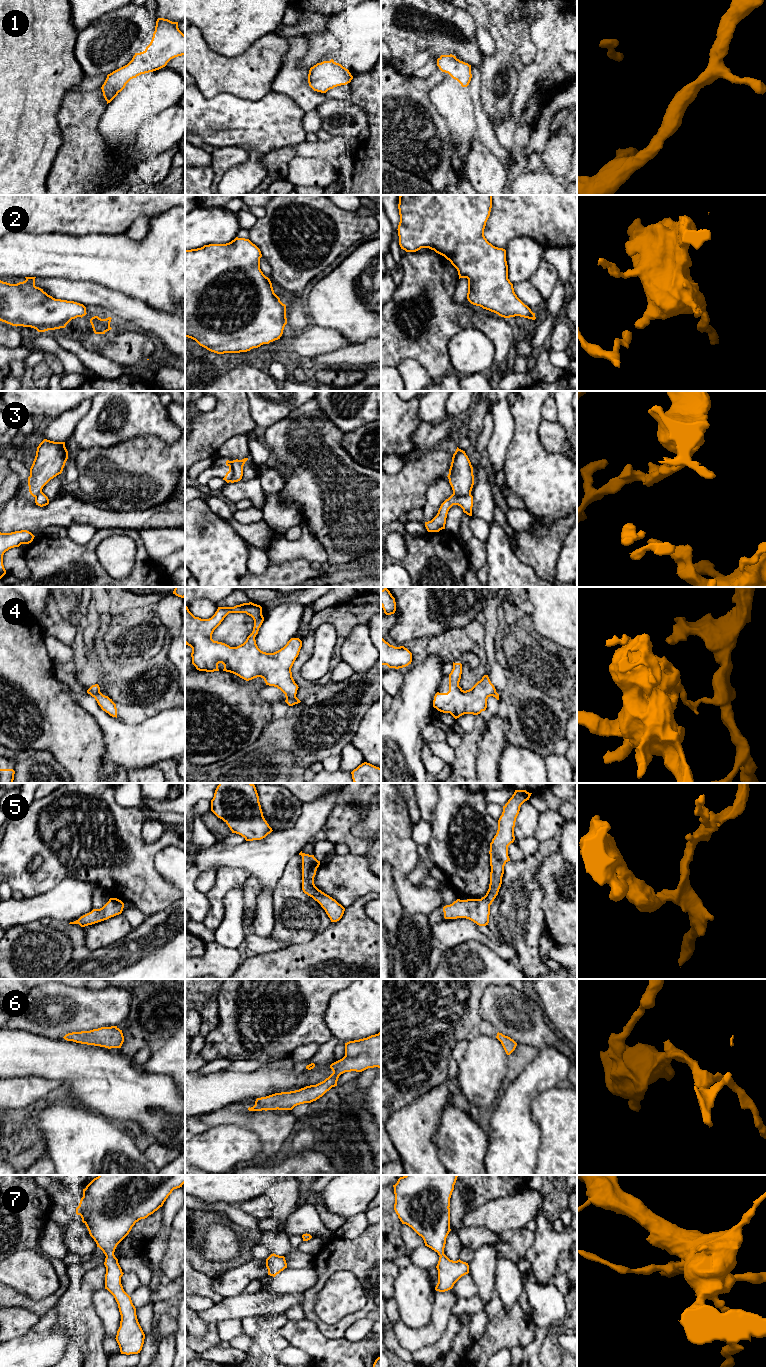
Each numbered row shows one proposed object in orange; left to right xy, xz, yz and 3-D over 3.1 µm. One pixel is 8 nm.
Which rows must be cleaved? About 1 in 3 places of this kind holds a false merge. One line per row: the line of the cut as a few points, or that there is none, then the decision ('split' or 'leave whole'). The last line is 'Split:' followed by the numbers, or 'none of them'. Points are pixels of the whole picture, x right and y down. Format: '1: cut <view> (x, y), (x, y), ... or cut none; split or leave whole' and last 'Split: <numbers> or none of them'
1: cut none; leave whole
2: cut none; leave whole
3: cut xz (231, 461), (232, 478), (229, 481); split
4: cut xy (99, 691), (90, 694); split
5: cut none; leave whole
6: cut none; leave whole
7: cut none; leave whole
Split: 3, 4

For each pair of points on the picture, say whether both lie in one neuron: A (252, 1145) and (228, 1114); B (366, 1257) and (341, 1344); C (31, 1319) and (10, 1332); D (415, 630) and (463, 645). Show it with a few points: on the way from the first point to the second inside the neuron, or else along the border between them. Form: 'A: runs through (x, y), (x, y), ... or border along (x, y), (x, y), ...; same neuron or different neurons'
A: border along (213, 1126), (237, 1124), (251, 1129), (257, 1135); different neurons
B: border along (320, 1331), (328, 1338), (343, 1337); different neurons
C: runs through (26, 1319), (22, 1320), (15, 1327); same neuron
D: border along (456, 627), (431, 637), (419, 637), (411, 640); different neurons

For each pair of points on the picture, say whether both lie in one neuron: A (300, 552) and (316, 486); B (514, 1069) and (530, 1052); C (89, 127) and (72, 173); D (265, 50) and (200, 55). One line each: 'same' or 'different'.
A: different
B: same
C: same
D: same

